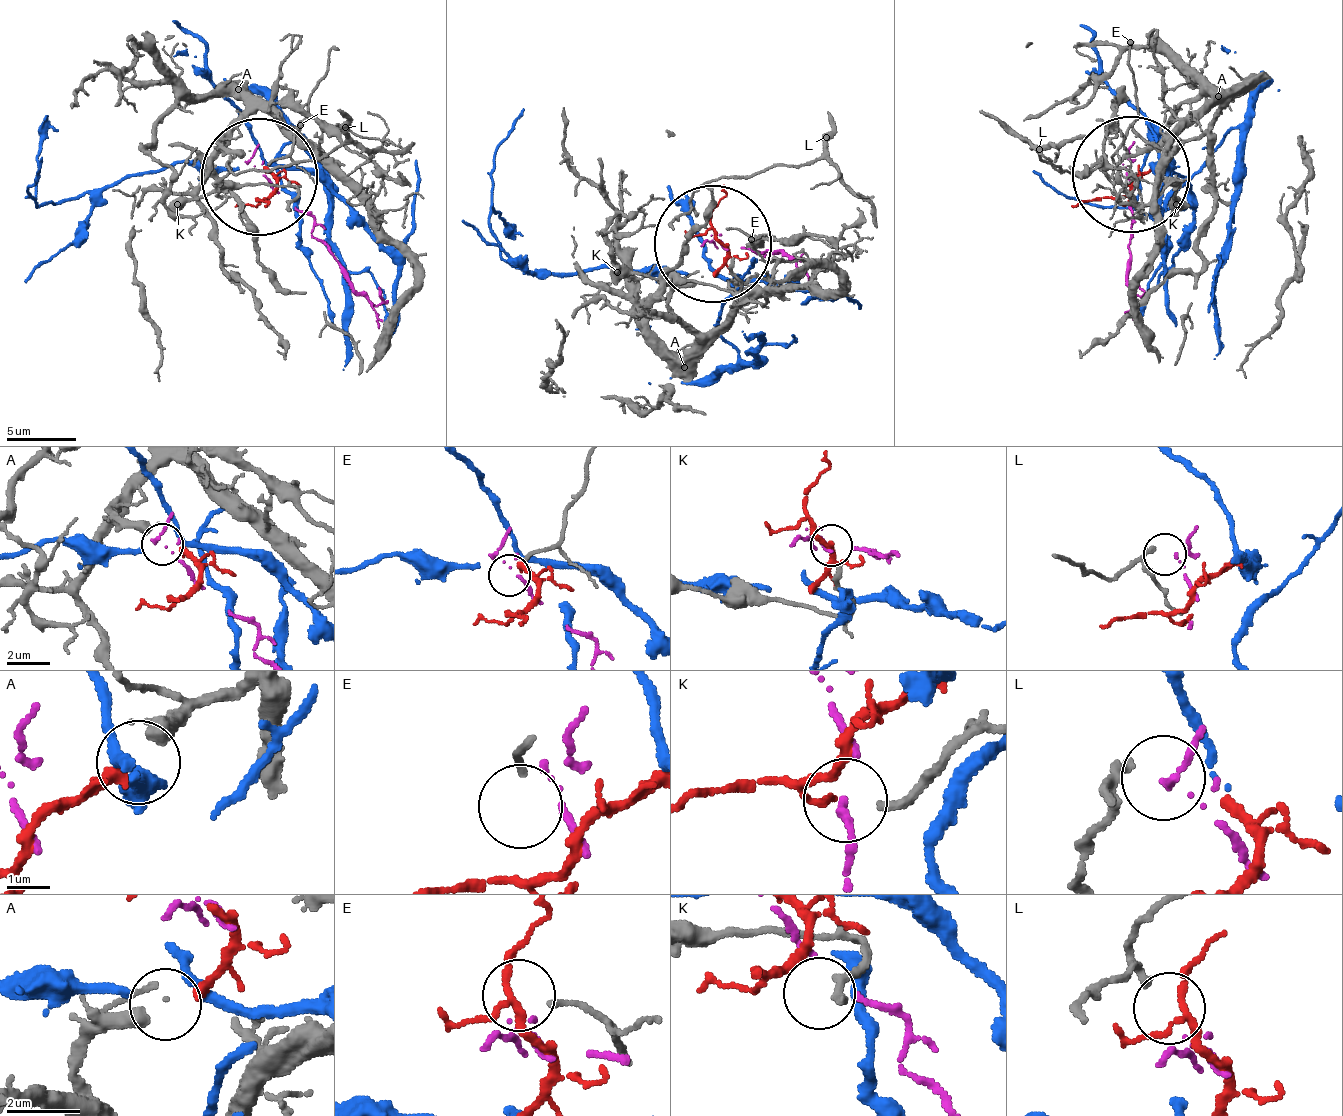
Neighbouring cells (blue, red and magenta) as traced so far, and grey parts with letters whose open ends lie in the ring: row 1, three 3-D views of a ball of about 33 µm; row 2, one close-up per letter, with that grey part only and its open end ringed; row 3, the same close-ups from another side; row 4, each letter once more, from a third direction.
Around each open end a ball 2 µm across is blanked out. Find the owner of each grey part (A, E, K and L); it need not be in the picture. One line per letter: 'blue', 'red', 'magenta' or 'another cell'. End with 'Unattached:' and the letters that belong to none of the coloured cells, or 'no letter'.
A: red
E: another cell
K: another cell
L: magenta
Unattached: E, K

